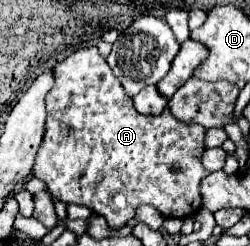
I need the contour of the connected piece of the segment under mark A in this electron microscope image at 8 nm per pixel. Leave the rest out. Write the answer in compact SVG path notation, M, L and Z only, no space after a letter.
M85 47L85 49L79 49L75 53L71 53L65 61L57 63L55 65L55 85L53 89L47 93L47 131L45 131L45 137L43 137L43 143L39 147L39 153L37 153L37 163L33 167L33 175L41 181L47 183L47 189L49 193L63 201L63 203L77 203L77 205L85 205L89 207L93 213L97 215L103 215L109 223L109 227L123 227L129 219L133 219L133 213L137 209L137 205L143 205L143 203L149 203L153 205L163 217L189 217L191 213L195 213L199 207L201 207L201 195L199 195L199 183L203 177L207 177L209 173L203 169L201 165L201 155L205 151L203 147L203 135L205 135L205 127L197 127L197 123L181 123L179 119L175 119L171 115L169 109L165 109L161 115L153 117L153 115L141 115L137 113L137 109L133 107L133 101L125 95L121 83L115 79L111 67L107 65L107 61L99 55L97 47Z

